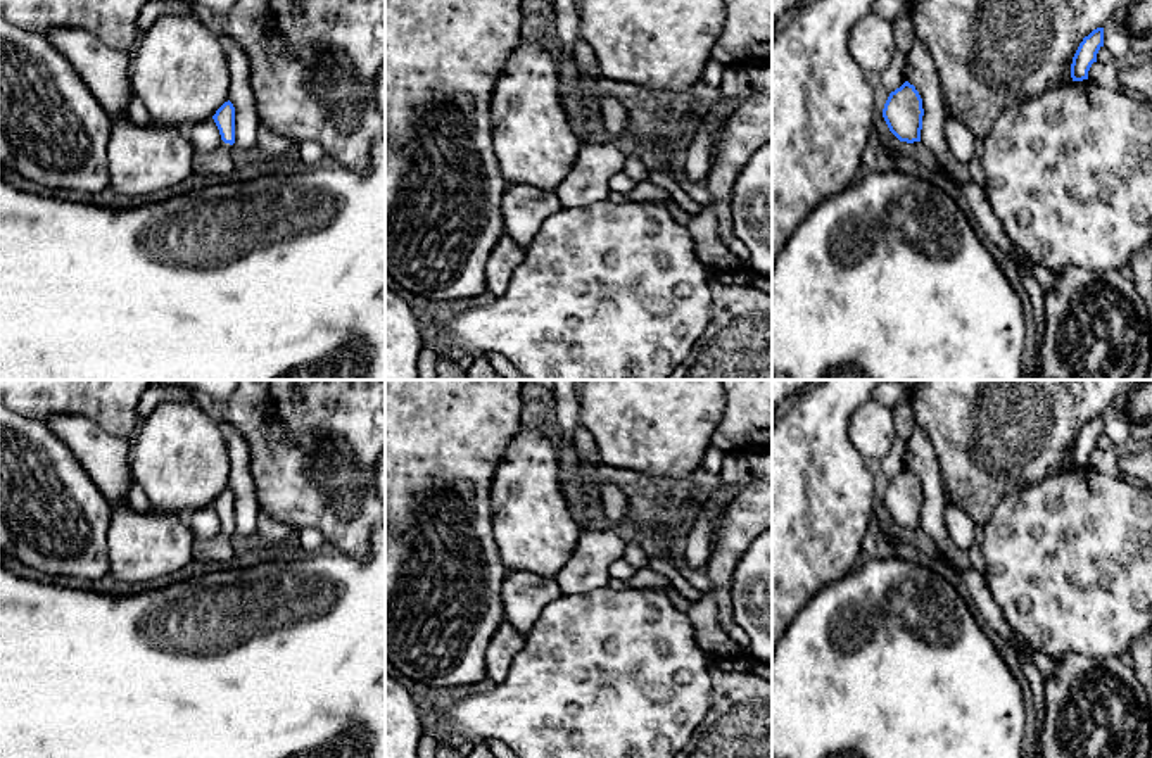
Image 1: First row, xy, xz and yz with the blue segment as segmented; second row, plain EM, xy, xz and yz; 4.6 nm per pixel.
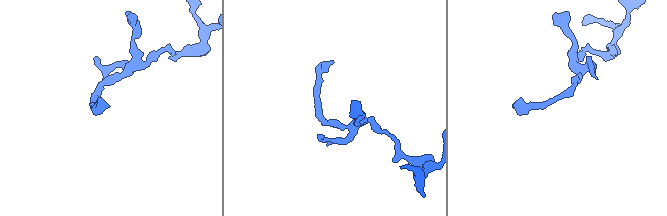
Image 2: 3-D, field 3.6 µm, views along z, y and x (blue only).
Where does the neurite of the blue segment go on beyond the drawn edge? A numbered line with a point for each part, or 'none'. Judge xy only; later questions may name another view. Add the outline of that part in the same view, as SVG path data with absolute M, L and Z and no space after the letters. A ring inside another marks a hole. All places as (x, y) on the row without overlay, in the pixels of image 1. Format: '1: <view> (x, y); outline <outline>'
1: xy (218, 549); outline M221 530L211 539L195 539L193 540L193 558L200 561L212 561L212 563L228 563L235 558L233 544L231 544L230 530Z

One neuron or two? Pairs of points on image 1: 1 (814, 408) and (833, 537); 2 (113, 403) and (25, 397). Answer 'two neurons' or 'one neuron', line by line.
1: one neuron
2: one neuron

